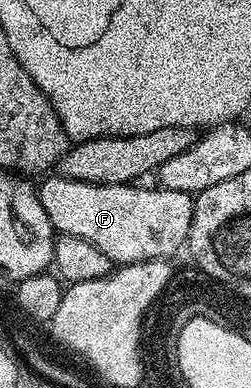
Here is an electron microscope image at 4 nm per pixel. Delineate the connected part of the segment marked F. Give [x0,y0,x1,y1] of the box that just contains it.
[39,175,193,266]

